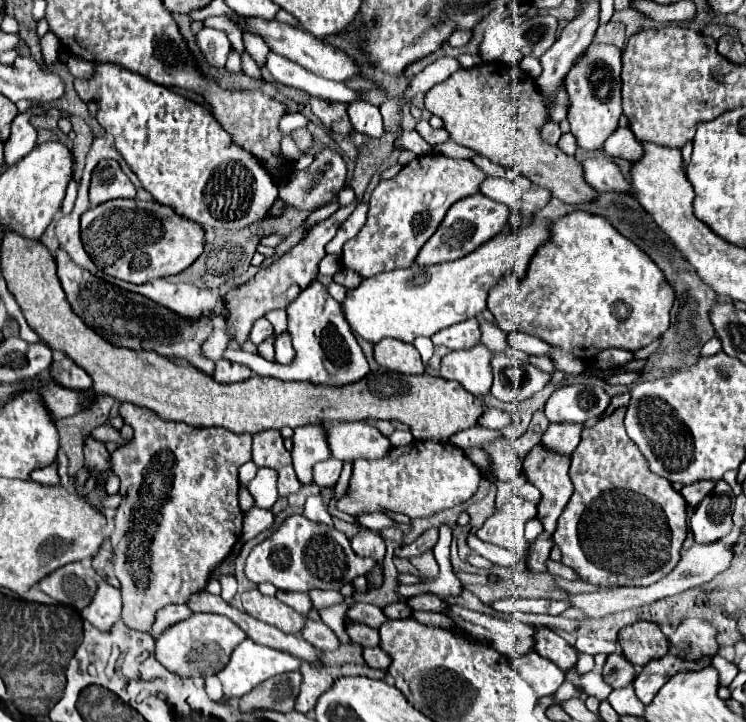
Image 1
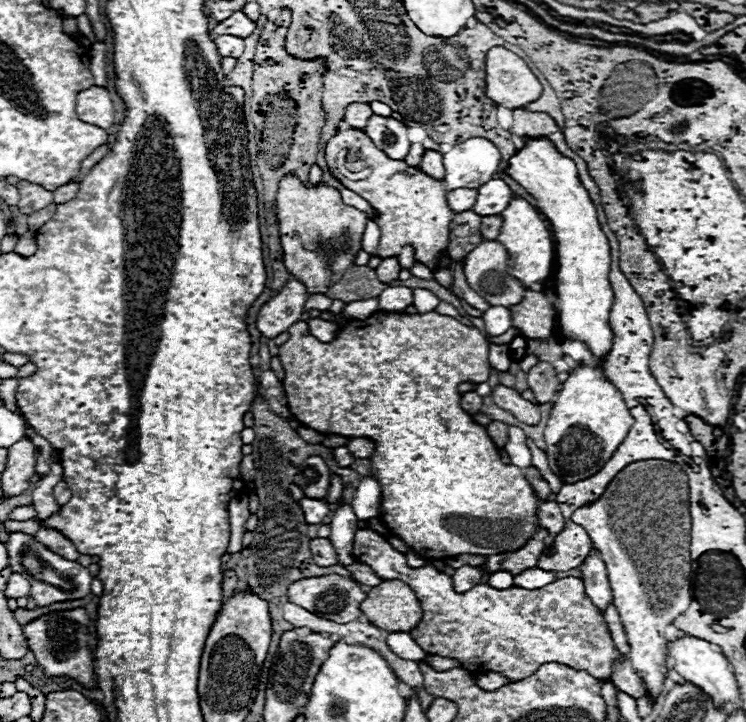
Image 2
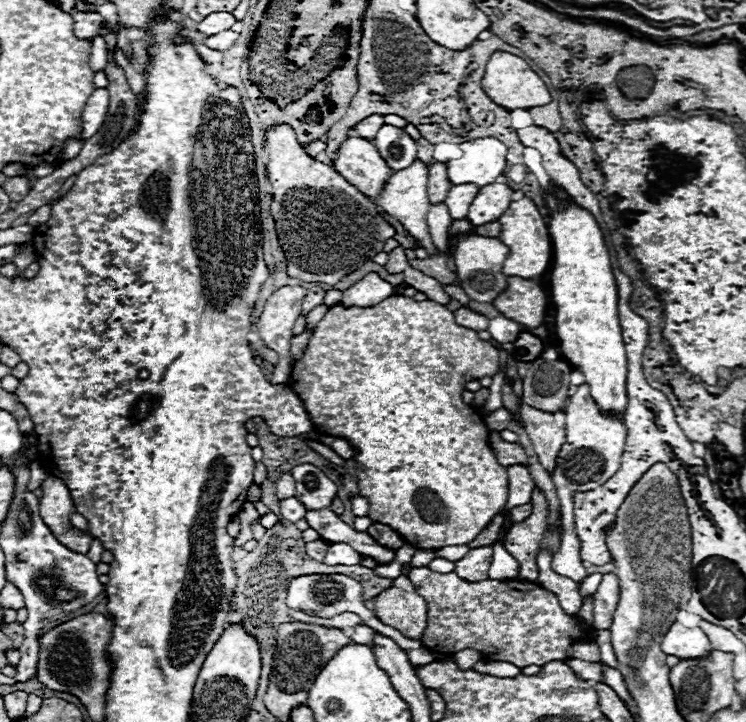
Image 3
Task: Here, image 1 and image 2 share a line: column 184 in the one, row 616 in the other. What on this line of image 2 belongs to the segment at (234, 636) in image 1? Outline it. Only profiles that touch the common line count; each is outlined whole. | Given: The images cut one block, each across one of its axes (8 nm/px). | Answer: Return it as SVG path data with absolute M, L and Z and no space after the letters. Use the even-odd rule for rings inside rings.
M642 460L626 466L608 486L598 502L592 506L578 508L572 520L588 532L594 550L604 560L608 570L608 580L612 586L614 608L620 614L620 622L626 630L630 644L630 662L636 672L640 672L644 690L656 702L662 696L664 680L662 666L666 664L666 626L674 622L692 602L690 596L690 510L688 510L688 476L674 462L666 460Z

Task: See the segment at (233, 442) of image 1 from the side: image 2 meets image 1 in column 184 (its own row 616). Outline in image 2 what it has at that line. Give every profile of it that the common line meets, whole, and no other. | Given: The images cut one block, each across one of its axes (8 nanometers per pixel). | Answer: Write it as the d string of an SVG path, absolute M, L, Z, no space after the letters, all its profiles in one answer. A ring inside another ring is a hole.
M357 530L353 555L358 562L370 566L380 578L384 578L384 580L398 578L416 592L420 606L424 610L424 618L410 634L424 652L438 654L444 658L456 658L456 660L460 660L462 668L466 668L474 674L500 672L506 678L520 680L520 678L534 674L546 662L558 662L558 664L570 666L574 670L586 670L588 674L592 674L598 680L610 680L612 660L622 656L610 638L604 616L596 610L596 606L584 594L584 584L580 578L572 578L572 576L560 578L560 580L554 580L552 584L548 584L544 588L536 588L536 590L526 590L526 588L518 588L518 586L496 590L496 588L480 582L472 590L458 594L454 590L450 574L440 572L432 564L426 564L422 568L410 568L406 564L406 556L402 552L394 550L388 544L388 540L380 534L376 534L374 530Z

